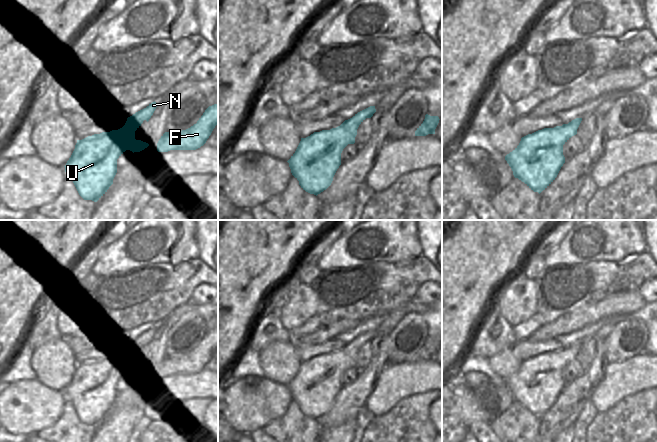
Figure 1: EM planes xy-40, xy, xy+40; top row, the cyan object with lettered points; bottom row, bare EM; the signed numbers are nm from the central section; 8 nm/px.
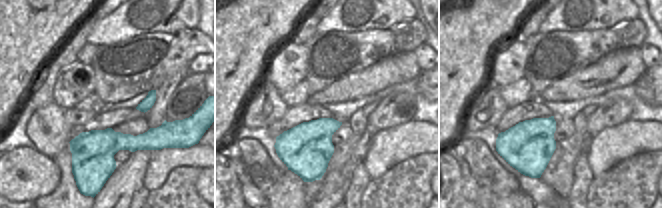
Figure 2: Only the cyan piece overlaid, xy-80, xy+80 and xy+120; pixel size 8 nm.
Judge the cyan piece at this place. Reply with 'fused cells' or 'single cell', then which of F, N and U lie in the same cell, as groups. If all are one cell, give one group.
single cell; groups F N U

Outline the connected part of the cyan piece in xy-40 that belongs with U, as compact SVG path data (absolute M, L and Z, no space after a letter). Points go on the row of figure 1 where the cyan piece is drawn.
M152 102L128 117L125 125L118 130L77 140L64 167L84 200L97 202L107 192L117 173L117 159L126 150L140 152L149 146L135 139L135 131L144 120L149 121L156 107L157 103Z

